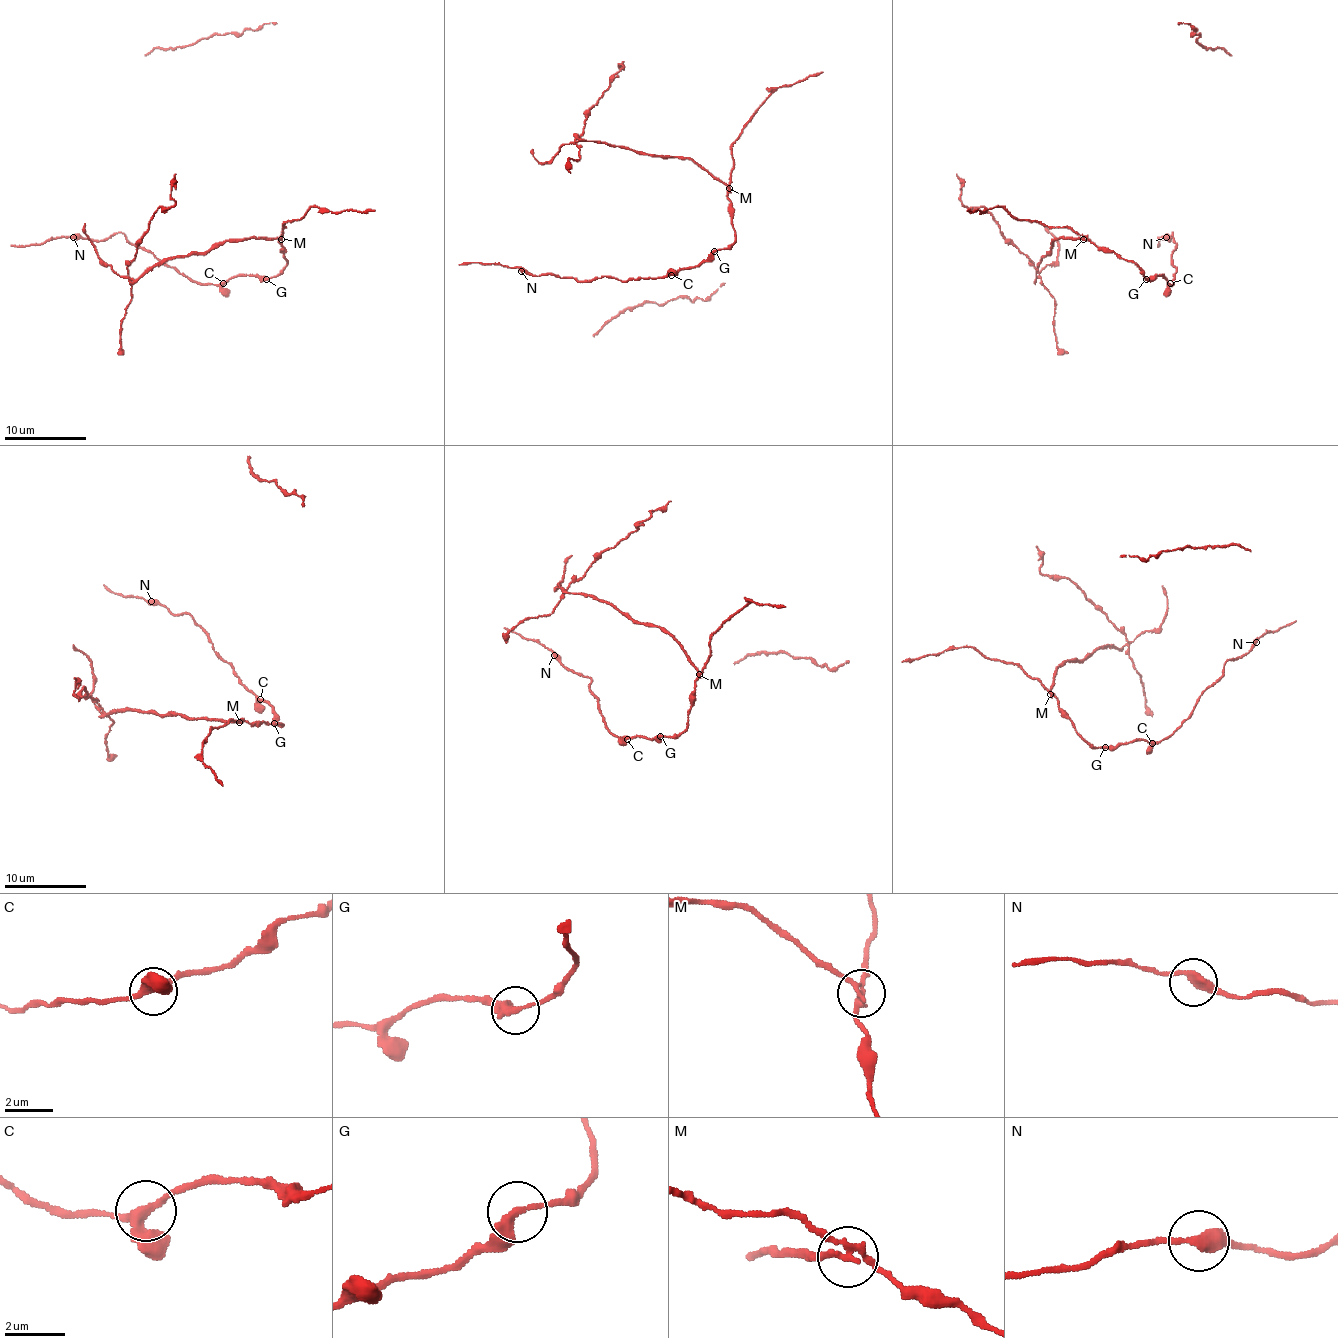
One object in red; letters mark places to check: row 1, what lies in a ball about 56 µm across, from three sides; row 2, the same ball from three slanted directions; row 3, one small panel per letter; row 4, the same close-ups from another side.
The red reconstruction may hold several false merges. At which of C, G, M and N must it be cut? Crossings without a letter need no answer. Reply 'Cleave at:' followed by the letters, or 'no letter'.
Cleave at: M

